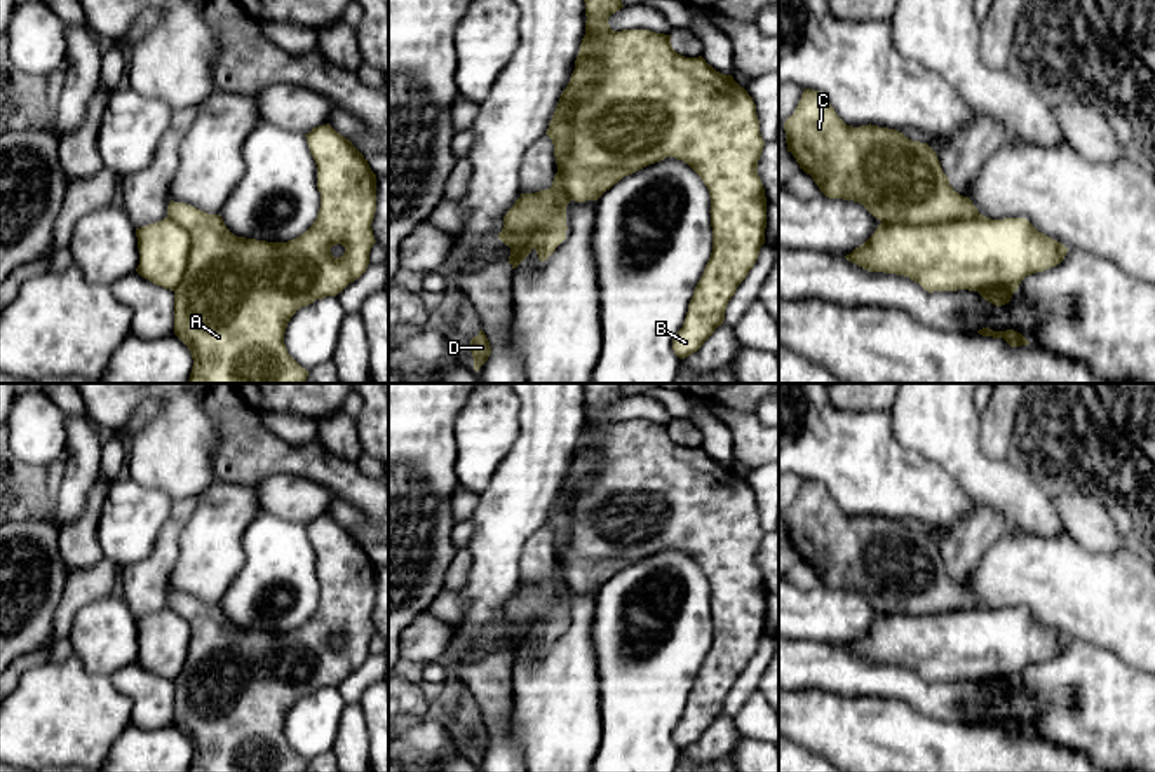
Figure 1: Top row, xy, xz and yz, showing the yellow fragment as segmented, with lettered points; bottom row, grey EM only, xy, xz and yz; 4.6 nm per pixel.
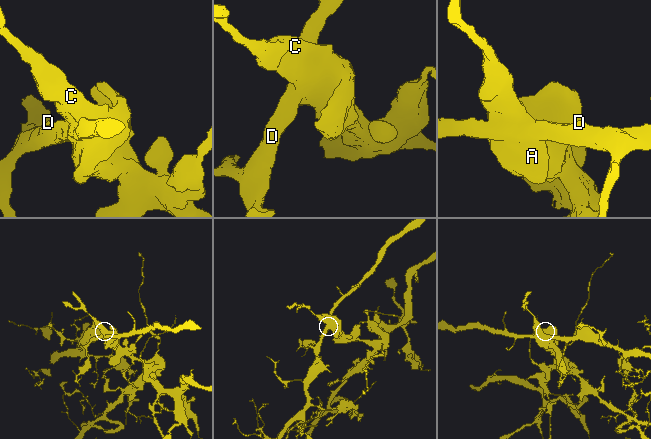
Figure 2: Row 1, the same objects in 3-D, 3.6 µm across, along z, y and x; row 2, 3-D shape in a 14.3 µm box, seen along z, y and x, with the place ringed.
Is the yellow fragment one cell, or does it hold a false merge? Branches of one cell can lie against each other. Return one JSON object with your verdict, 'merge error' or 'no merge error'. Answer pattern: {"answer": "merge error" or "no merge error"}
{"answer": "merge error"}

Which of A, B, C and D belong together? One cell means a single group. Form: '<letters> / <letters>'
A B C / D

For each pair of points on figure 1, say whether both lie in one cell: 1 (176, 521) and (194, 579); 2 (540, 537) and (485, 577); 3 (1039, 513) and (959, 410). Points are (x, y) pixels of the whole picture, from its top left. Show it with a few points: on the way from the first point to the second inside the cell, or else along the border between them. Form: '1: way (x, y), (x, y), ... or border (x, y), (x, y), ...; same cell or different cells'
1: border (197, 497), (169, 574); different cells
2: border (546, 525), (525, 542), (520, 563), (521, 582); different cells
3: way (1011, 490), (999, 485), (959, 445), (959, 438); same cell

